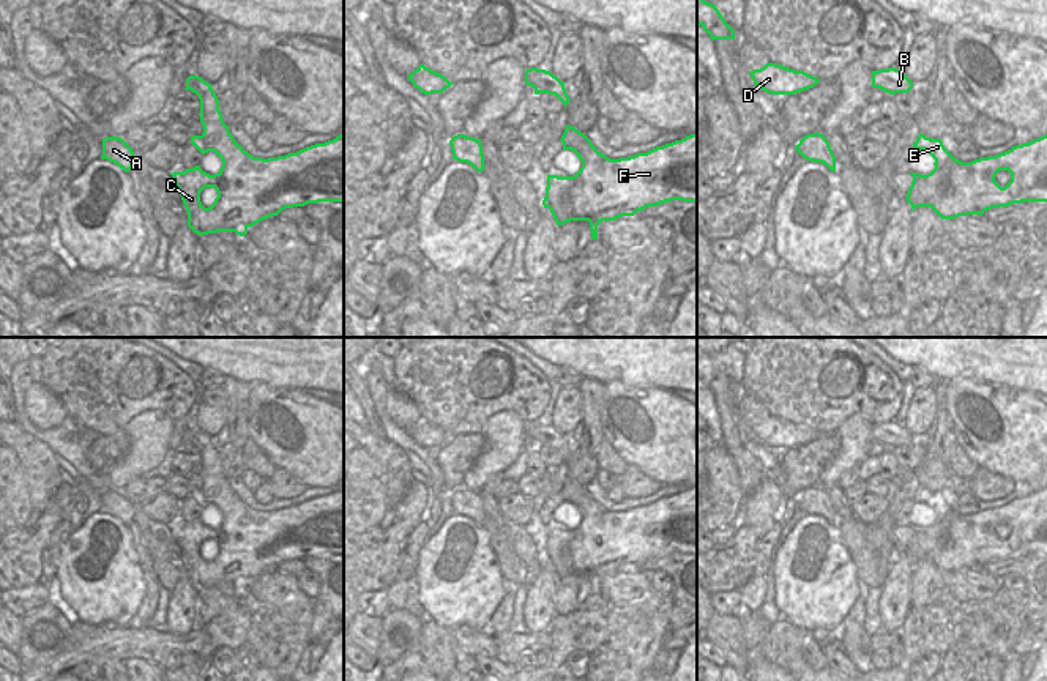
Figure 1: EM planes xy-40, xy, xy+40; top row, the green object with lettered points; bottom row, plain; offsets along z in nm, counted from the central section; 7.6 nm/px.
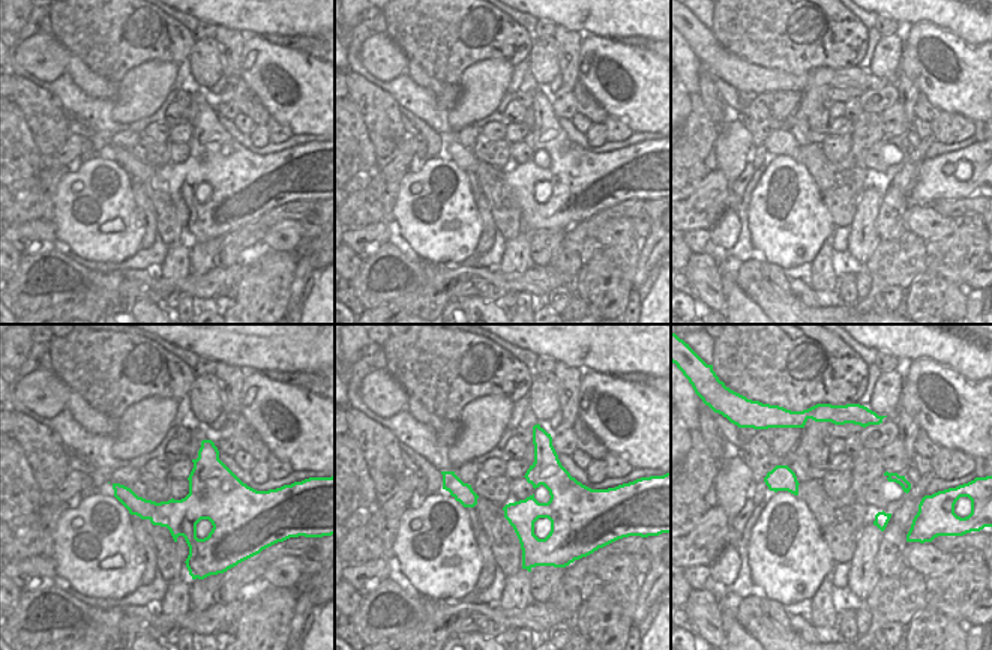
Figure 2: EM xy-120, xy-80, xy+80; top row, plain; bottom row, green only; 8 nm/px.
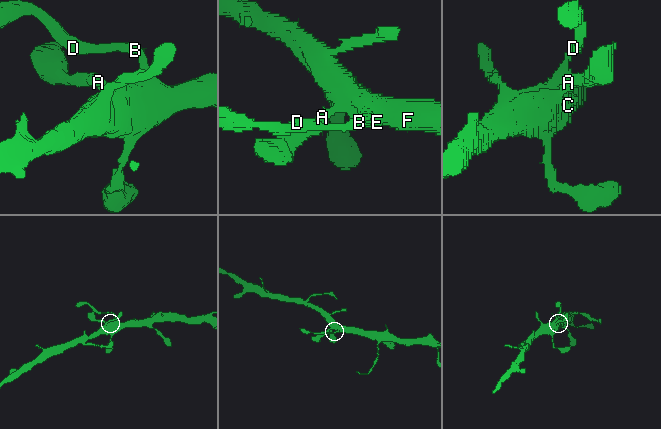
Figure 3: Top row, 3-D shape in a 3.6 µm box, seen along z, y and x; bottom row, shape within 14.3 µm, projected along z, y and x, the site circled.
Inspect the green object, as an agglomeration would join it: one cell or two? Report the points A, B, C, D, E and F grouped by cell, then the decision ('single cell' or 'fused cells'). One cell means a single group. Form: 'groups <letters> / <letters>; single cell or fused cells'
groups A C E F / B D; fused cells

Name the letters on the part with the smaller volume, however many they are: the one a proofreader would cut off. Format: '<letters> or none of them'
B, D.

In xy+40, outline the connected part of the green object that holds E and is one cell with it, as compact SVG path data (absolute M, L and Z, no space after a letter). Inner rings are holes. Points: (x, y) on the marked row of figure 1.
M921 132L913 147L927 151L935 159L935 169L927 175L910 173L913 183L905 200L911 205L911 211L930 207L941 219L956 219L968 214L982 216L987 210L1012 203L1047 202L1047 134L997 156L979 158L971 162L956 159L945 148L941 139L930 139ZM1000 170L1011 173L1011 181L1004 188L995 181Z

